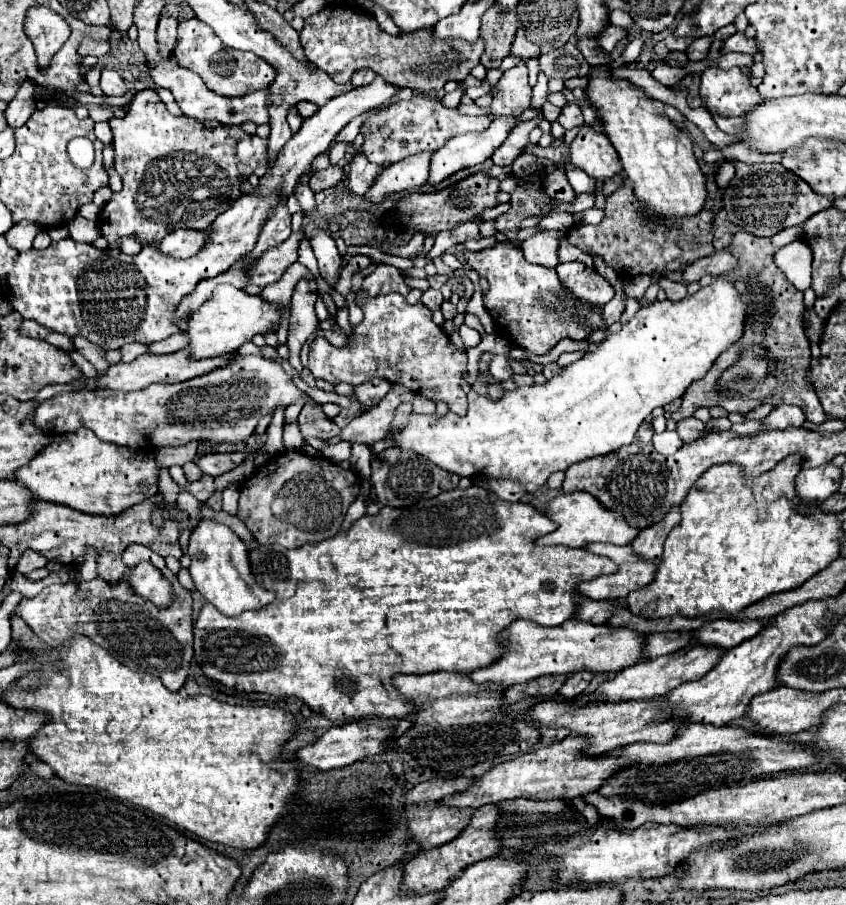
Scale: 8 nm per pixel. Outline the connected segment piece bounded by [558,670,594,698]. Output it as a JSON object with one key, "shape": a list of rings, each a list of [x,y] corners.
{"shape":[[[580,670],[580,672],[572,674],[572,678],[560,688],[558,694],[564,696],[564,698],[576,698],[578,694],[582,694],[582,692],[588,688],[592,676],[594,676],[594,674],[588,672],[588,670]]]}

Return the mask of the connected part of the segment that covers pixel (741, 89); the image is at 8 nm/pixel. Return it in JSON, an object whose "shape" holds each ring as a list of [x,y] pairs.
{"shape":[[[706,68],[702,74],[700,98],[710,106],[712,112],[724,118],[744,116],[762,102],[762,96],[758,94],[756,86],[752,86],[750,76],[740,68]]]}

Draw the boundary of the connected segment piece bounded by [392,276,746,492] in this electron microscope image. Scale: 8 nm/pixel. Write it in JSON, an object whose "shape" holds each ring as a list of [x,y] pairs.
{"shape":[[[716,276],[708,288],[702,288],[680,302],[664,300],[644,306],[620,332],[608,336],[596,352],[588,352],[578,362],[572,362],[562,374],[546,384],[520,386],[512,392],[504,392],[498,402],[472,390],[468,394],[466,416],[458,418],[446,414],[446,418],[436,420],[434,416],[412,414],[408,426],[392,438],[398,448],[410,448],[458,476],[474,478],[484,474],[488,478],[510,478],[518,480],[528,492],[536,492],[546,484],[552,472],[566,470],[568,466],[594,456],[610,454],[620,446],[634,442],[638,426],[654,408],[662,408],[680,398],[692,382],[706,376],[726,348],[738,342],[746,320],[744,310],[746,304],[738,298],[730,278]]]}

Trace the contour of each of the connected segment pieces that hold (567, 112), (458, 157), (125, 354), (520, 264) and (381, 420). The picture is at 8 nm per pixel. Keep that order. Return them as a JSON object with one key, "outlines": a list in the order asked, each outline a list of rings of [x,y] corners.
{"outlines":[[[[568,104],[568,106],[560,112],[558,122],[560,122],[566,130],[576,128],[576,126],[582,126],[582,124],[584,124],[584,118],[582,118],[582,110],[580,110],[580,106],[576,106],[576,104]]],[[[542,107],[529,108],[524,111],[524,114],[518,119],[514,118],[494,118],[490,128],[484,130],[484,132],[470,132],[470,134],[460,134],[460,136],[454,136],[450,138],[442,148],[438,148],[432,158],[430,158],[430,176],[428,176],[428,184],[436,186],[440,184],[442,180],[450,178],[452,174],[456,174],[458,170],[464,170],[464,168],[470,168],[470,166],[476,166],[476,164],[482,164],[486,158],[492,156],[494,148],[498,148],[506,136],[510,134],[510,130],[516,126],[517,123],[521,121],[529,121],[535,118],[542,111]]],[[[132,342],[132,344],[126,344],[120,348],[122,350],[122,360],[124,362],[132,362],[134,358],[142,356],[142,354],[148,354],[148,348],[144,344],[138,344],[138,342]]],[[[510,242],[496,244],[482,252],[464,252],[466,264],[488,280],[484,308],[496,324],[496,332],[532,354],[548,354],[560,340],[586,340],[598,330],[606,330],[602,306],[592,306],[574,298],[574,294],[558,280],[556,270],[526,262],[522,250]]],[[[392,386],[392,390],[386,394],[386,398],[374,410],[362,412],[346,428],[342,428],[340,438],[348,440],[352,444],[358,442],[358,444],[372,446],[374,442],[388,436],[390,422],[394,418],[398,404],[412,402],[412,400],[414,400],[412,390],[406,390],[404,386]]]]}

